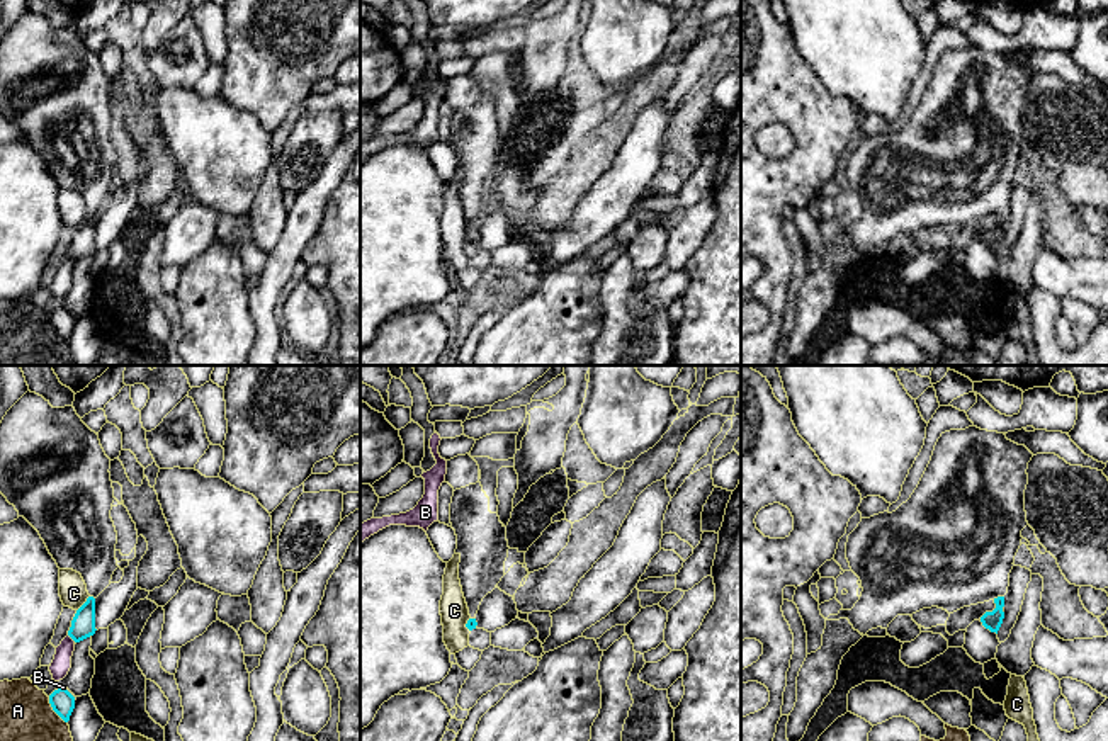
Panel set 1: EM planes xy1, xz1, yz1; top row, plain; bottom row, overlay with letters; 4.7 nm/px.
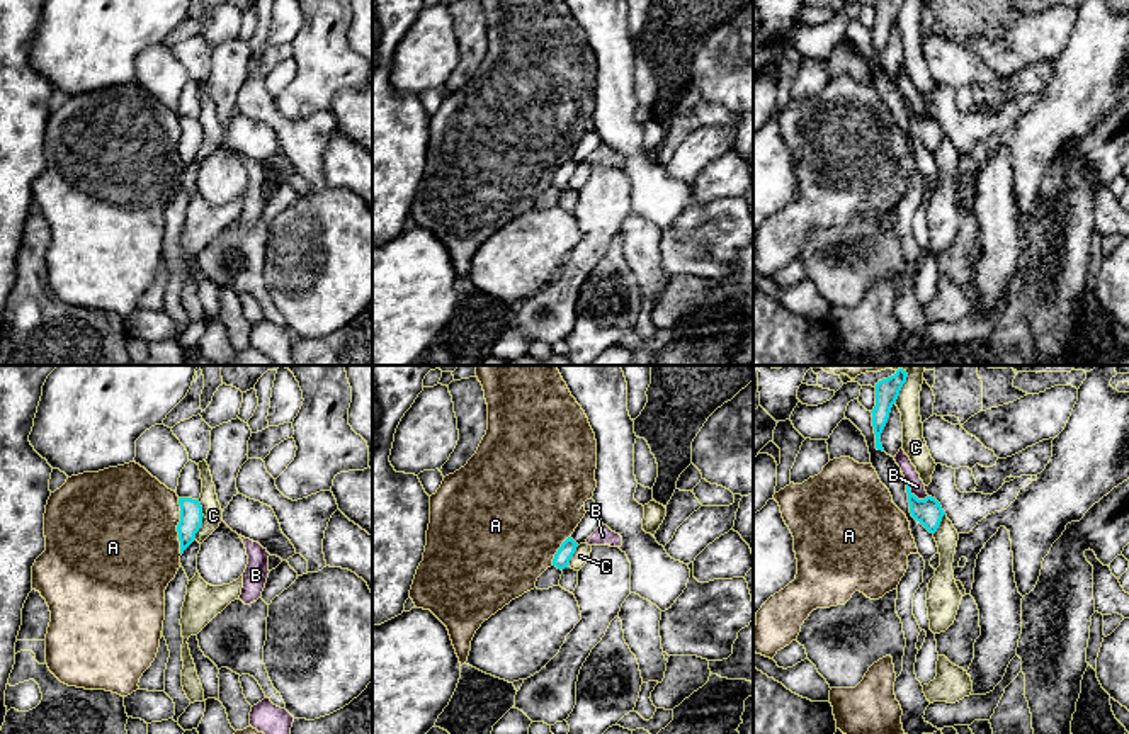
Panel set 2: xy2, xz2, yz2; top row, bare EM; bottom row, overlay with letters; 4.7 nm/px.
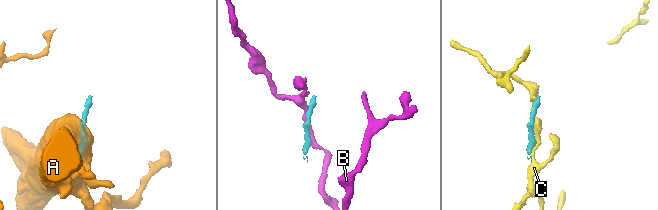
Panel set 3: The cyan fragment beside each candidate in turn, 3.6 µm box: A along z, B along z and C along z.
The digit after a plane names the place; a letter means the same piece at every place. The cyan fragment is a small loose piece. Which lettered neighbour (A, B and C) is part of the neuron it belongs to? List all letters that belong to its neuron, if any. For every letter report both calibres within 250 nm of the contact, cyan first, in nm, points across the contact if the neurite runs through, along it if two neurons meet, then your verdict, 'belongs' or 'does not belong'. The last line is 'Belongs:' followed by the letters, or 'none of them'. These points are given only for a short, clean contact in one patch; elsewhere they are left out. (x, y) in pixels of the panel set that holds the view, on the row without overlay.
A: 110 nm thick on the cyan side, 500 nm on the other; does not belong
B: 130 nm thick on the cyan side, 70 nm on the other; does not belong
C: 110 nm thick on the cyan side, 100 nm on the other; does not belong
Belongs: none of them

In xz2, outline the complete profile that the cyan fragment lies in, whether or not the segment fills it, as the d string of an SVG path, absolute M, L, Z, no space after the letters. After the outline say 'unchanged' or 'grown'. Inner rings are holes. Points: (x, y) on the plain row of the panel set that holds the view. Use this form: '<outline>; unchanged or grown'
M568 156L561 163L561 167L558 168L558 172L554 173L553 185L556 185L558 189L568 187L570 178L573 177L576 167L578 167L578 163L571 156Z; unchanged

